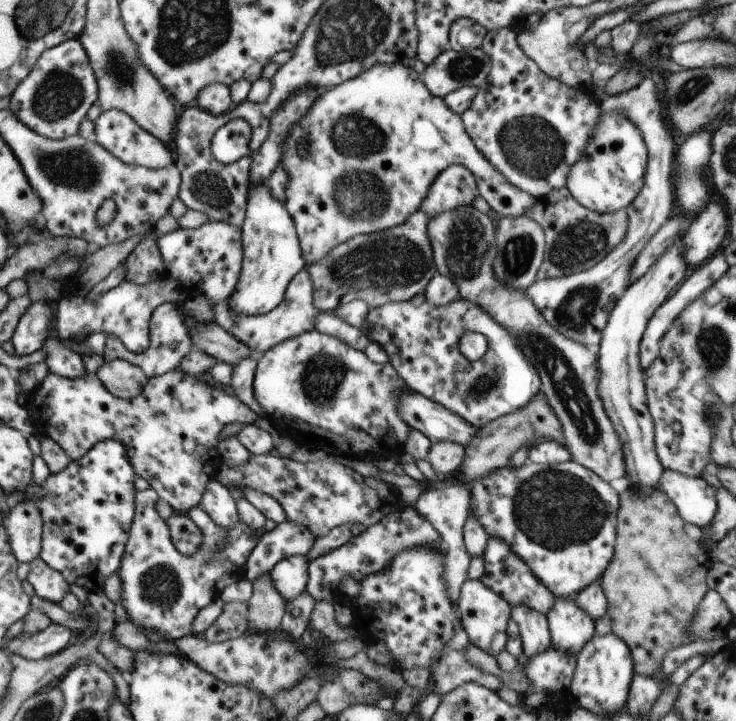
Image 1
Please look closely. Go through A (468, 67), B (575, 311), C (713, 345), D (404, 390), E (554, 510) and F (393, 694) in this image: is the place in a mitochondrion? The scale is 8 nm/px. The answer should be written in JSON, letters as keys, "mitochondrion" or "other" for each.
{"A":"mitochondrion","B":"mitochondrion","C":"mitochondrion","D":"other","E":"mitochondrion","F":"other"}

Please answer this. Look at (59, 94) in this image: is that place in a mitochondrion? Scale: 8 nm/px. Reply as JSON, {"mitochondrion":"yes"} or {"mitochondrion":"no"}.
{"mitochondrion":"yes"}

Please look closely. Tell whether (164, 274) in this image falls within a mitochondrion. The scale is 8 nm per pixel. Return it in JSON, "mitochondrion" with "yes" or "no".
{"mitochondrion":"no"}

